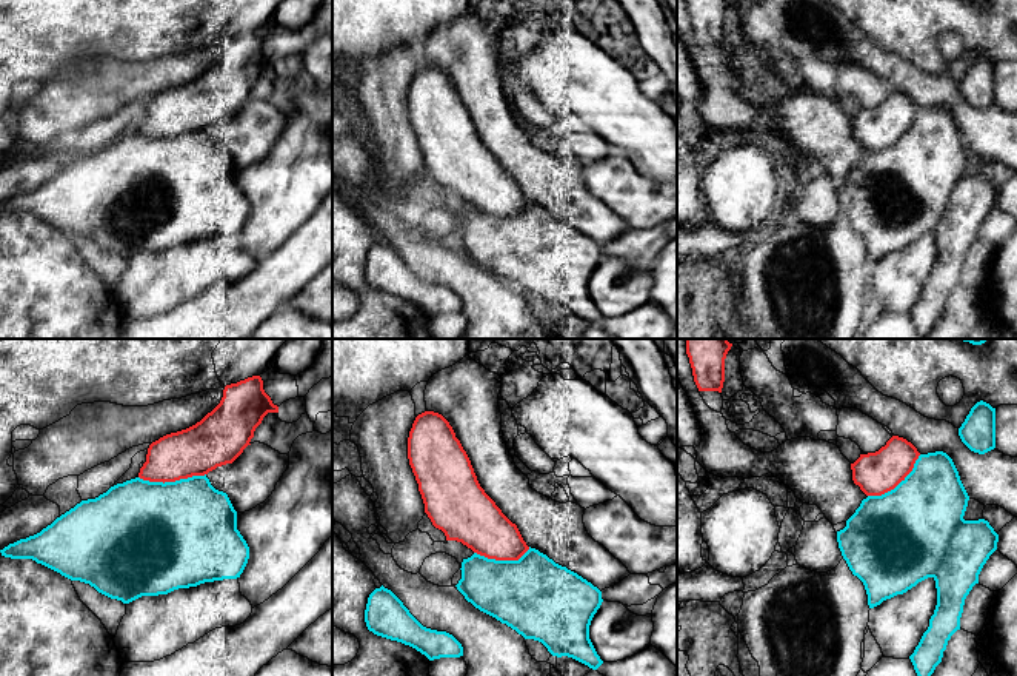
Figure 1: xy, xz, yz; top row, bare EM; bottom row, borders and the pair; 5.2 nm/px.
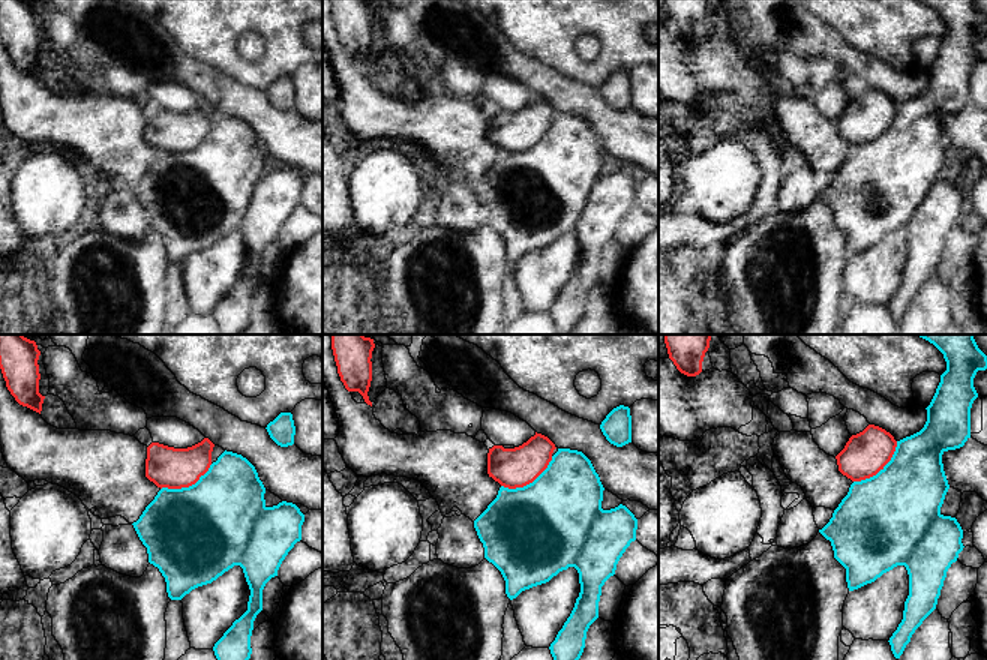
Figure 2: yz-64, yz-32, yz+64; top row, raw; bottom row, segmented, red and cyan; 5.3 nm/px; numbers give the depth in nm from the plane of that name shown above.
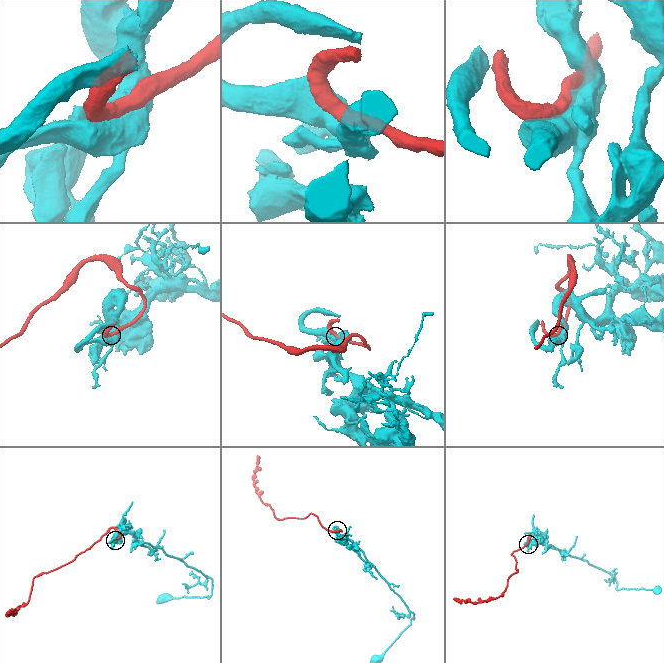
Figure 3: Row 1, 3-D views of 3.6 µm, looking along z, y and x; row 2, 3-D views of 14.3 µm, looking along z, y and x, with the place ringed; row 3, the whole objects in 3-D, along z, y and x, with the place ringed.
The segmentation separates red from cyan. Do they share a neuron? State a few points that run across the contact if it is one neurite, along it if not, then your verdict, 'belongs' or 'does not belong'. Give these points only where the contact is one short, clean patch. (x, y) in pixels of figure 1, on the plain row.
belongs

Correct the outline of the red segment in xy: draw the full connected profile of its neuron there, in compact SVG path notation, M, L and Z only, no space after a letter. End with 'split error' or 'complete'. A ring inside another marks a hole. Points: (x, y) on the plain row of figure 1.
M260 31L226 40L220 59L200 77L149 100L135 134L82 156L40 188L0 205L2 211L32 214L123 259L240 233L249 202L237 185L237 166L228 149L215 145L206 129L232 119L268 68L278 68L278 62L265 48Z | split error

